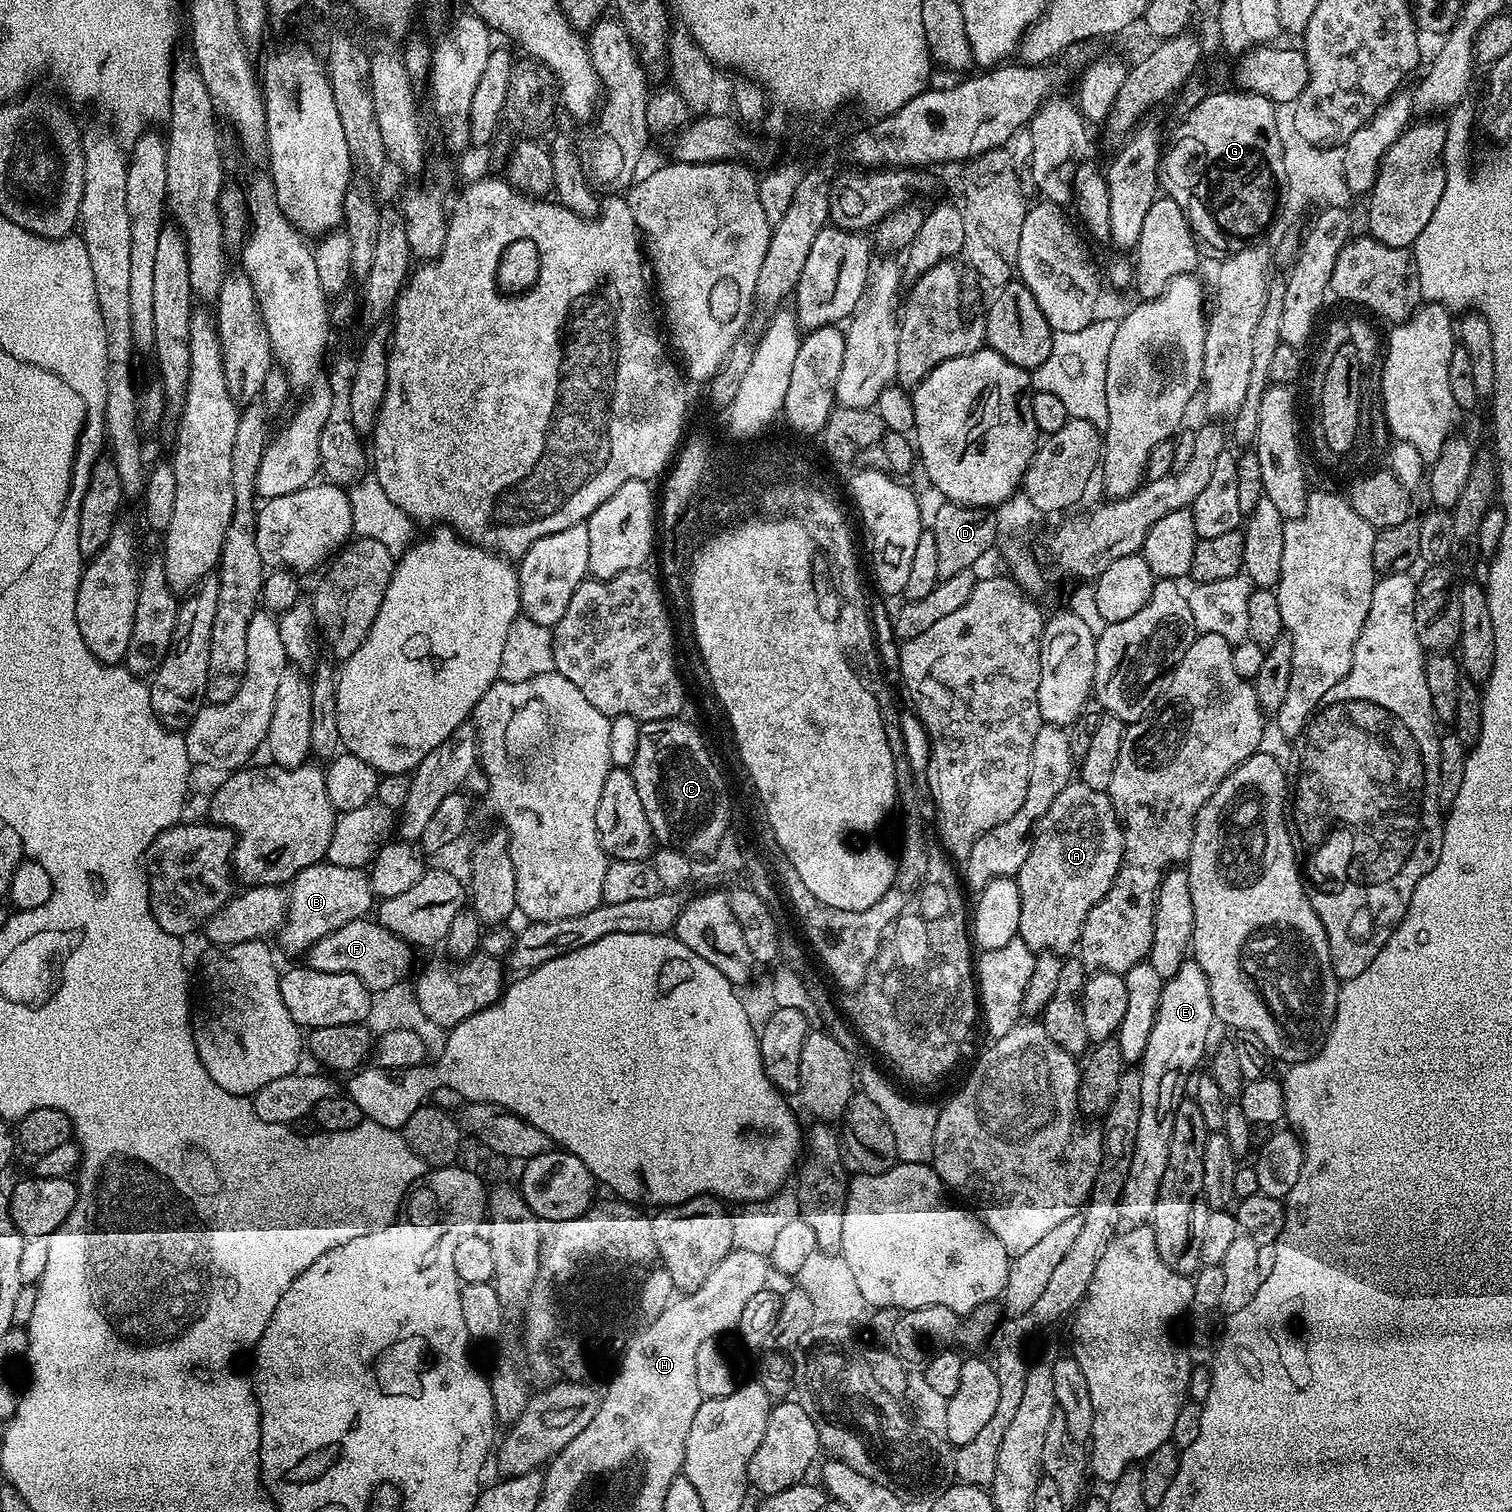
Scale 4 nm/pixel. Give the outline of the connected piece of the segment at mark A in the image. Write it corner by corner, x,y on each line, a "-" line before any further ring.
1073,782
1054,798
1054,803
1046,814
1036,822
1030,837
1032,845
1026,862
1022,862
1020,871
1014,879
1020,891
1022,910
1018,914
1020,931
1018,939
1026,942
1033,952
1067,952
1077,947
1080,942
1080,931
1086,922
1086,914
1110,890
1112,879
1118,874
1118,866
1124,853
1124,831
1116,819
1112,800
1107,792
1090,790
1090,786

